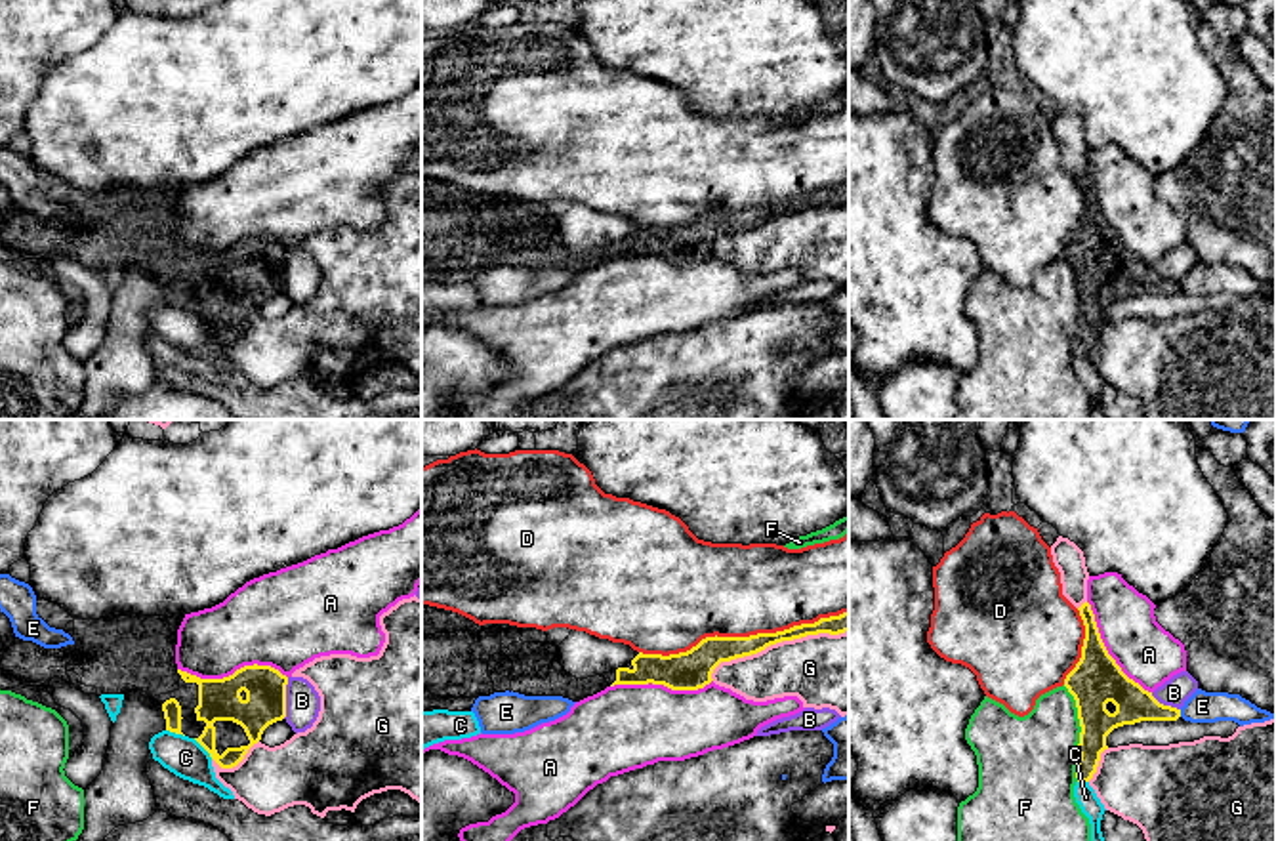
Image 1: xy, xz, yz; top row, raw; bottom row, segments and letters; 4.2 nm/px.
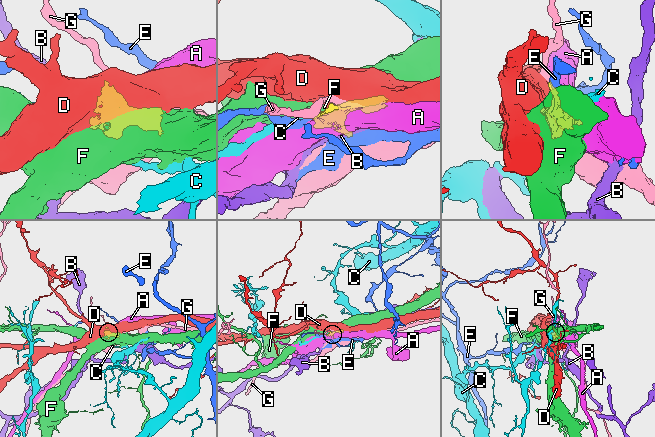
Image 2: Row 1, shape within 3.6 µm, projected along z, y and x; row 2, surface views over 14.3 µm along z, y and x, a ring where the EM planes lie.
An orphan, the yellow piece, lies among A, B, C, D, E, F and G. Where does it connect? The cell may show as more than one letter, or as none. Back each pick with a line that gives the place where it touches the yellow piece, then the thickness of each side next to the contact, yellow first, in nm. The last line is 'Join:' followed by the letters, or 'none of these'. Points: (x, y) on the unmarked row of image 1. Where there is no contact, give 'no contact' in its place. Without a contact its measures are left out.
Join: none of these

